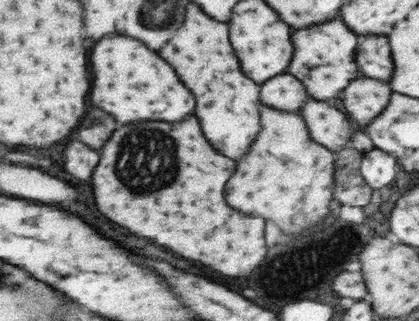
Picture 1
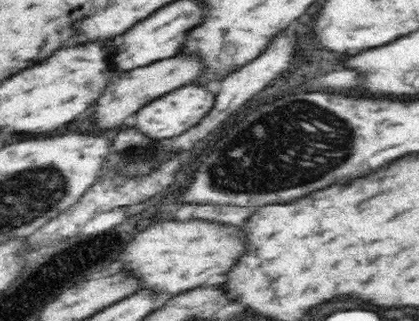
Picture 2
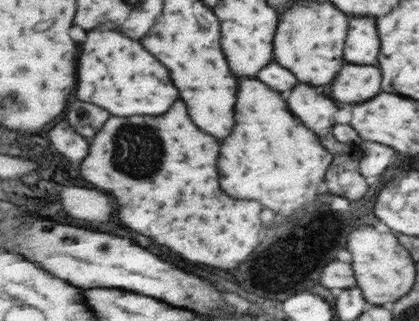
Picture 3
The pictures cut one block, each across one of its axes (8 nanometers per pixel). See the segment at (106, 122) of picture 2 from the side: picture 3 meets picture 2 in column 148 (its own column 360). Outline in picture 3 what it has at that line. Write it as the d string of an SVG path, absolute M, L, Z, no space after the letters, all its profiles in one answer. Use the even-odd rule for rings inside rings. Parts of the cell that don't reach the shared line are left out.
M345 64L339 80L333 84L333 96L343 104L359 104L379 92L379 68Z

